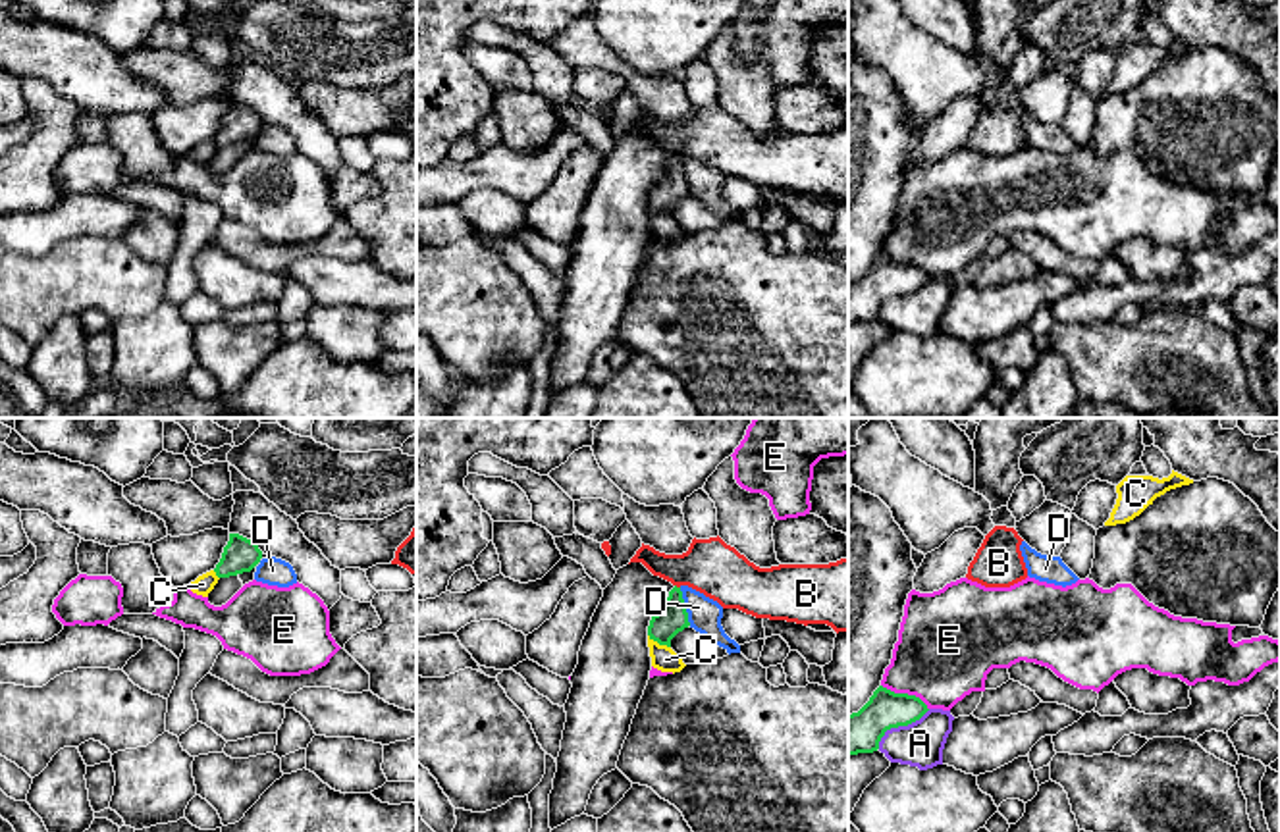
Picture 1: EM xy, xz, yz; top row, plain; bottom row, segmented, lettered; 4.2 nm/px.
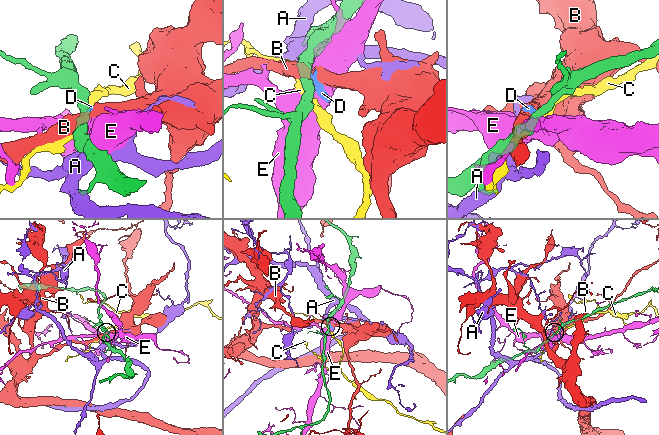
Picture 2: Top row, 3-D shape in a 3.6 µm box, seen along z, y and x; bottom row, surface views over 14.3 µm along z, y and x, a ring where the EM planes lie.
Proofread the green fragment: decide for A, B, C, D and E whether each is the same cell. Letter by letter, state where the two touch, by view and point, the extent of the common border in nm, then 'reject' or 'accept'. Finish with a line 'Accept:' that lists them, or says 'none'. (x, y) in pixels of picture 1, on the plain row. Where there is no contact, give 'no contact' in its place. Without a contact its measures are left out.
A: yz (899, 293) | 280 nm | reject
B: xz (675, 155) | 30 nm | reject
C: xz (660, 212) | 110 nm | reject
D: xz (685, 176) | 170 nm | reject
E: yz (906, 262) | 220 nm | reject
Accept: none

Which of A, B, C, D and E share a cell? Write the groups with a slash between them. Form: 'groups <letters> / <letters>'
groups A / B / C / D / E

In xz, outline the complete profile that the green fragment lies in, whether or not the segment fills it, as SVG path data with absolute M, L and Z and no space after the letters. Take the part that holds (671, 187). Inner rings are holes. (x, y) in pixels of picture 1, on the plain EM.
M675 154L669 160L665 173L659 177L657 183L652 185L648 204L659 214L671 216L671 208L688 195L690 191L682 160Z

